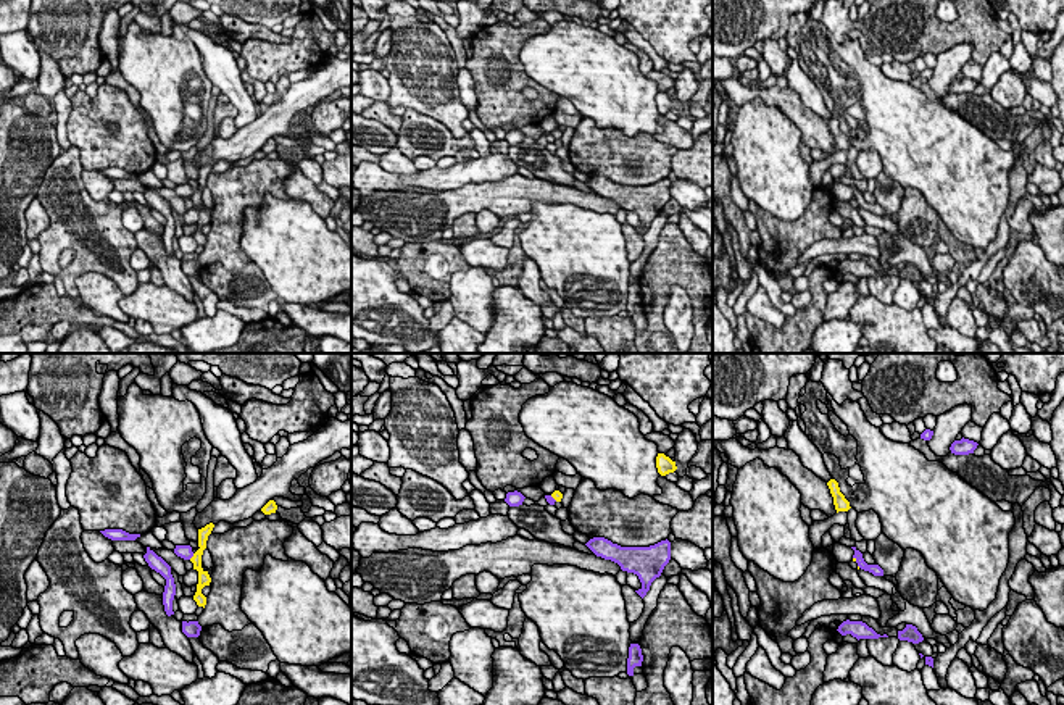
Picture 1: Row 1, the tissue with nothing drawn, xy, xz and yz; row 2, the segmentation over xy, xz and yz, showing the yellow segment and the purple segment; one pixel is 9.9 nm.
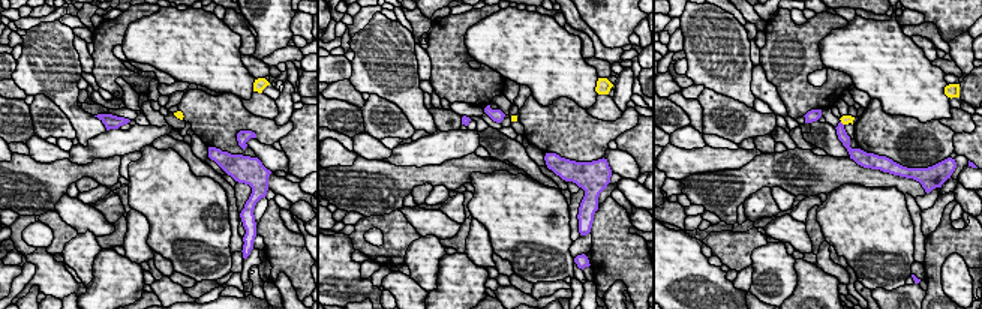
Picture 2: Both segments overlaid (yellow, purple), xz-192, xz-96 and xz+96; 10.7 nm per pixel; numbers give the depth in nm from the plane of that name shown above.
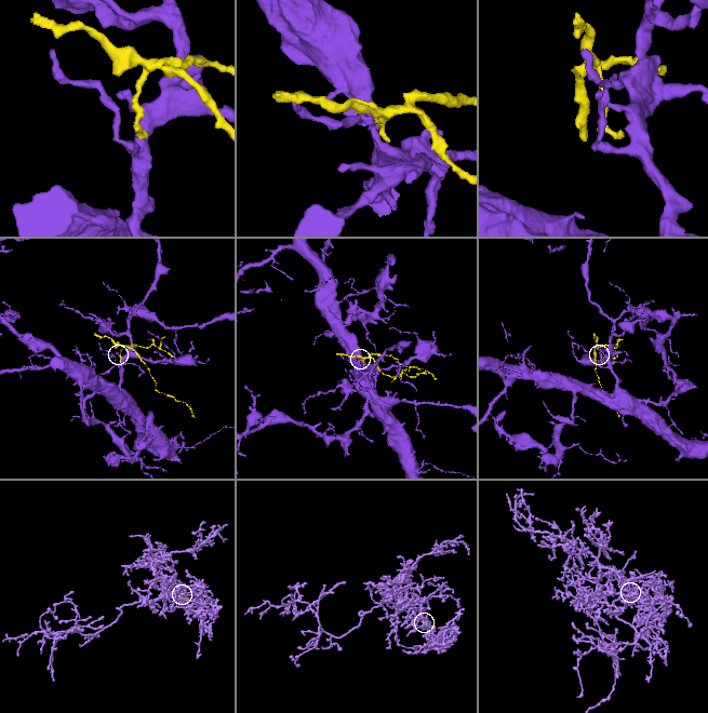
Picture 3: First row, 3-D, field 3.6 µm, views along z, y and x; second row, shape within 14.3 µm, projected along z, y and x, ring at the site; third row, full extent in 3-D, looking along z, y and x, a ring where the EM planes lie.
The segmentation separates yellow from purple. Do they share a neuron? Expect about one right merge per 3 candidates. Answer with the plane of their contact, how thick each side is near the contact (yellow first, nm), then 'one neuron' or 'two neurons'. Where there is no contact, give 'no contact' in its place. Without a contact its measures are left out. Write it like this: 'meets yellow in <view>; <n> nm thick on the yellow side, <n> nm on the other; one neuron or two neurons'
meets yellow in xy; 130 nm thick on the yellow side, 130 nm on the other; two neurons

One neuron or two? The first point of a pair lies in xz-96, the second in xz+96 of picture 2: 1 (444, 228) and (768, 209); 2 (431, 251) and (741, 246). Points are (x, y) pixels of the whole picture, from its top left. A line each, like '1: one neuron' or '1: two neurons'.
1: two neurons
2: two neurons

